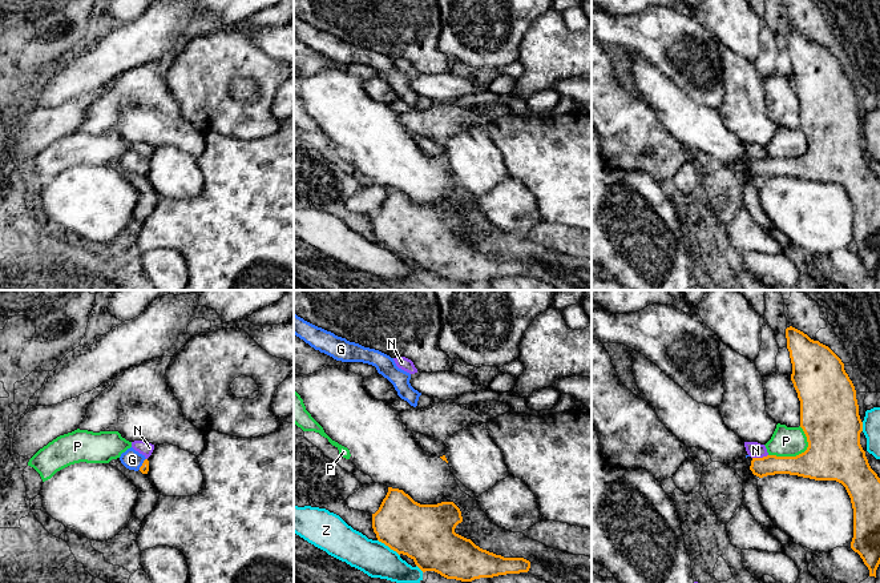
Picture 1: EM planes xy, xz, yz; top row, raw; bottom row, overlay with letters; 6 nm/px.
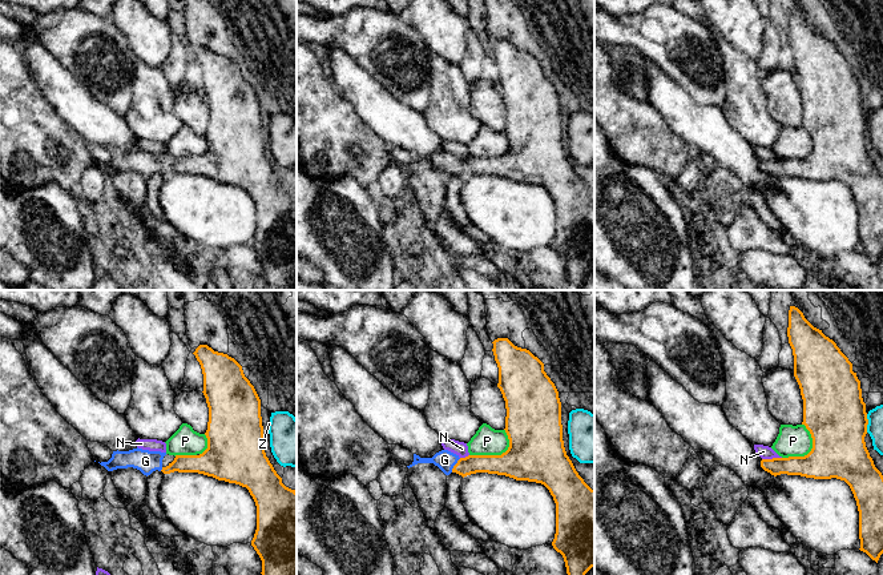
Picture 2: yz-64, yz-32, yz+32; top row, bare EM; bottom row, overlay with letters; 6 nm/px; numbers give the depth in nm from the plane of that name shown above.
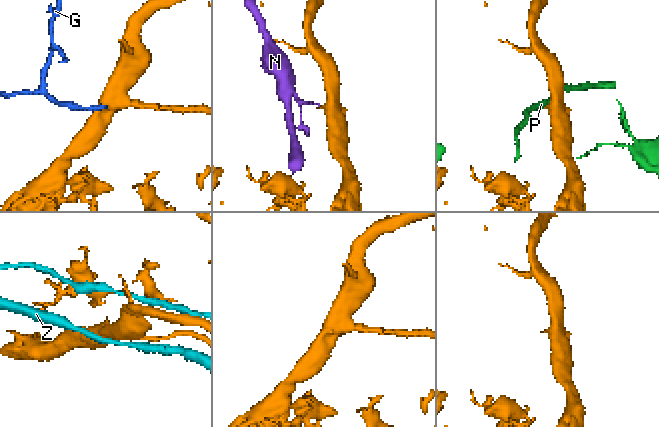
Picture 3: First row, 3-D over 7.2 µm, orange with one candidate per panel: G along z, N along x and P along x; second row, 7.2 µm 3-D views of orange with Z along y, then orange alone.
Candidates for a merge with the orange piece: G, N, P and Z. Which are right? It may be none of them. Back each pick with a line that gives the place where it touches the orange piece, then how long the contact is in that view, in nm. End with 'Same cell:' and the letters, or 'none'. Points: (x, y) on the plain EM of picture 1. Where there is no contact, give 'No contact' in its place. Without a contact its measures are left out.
G: Touches orange at xy (142, 165). Shared border 80 nm
Same cell: G

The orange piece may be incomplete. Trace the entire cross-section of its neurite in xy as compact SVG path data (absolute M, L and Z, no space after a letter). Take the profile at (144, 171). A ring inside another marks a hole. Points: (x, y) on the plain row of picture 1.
M133 149L122 154L120 162L129 172L140 172L142 176L148 176L149 173L149 162Z

